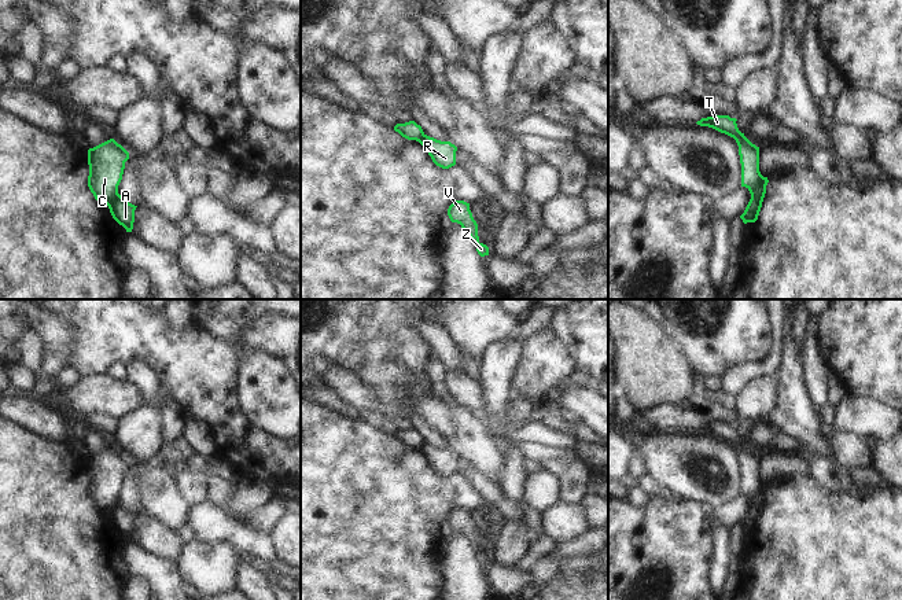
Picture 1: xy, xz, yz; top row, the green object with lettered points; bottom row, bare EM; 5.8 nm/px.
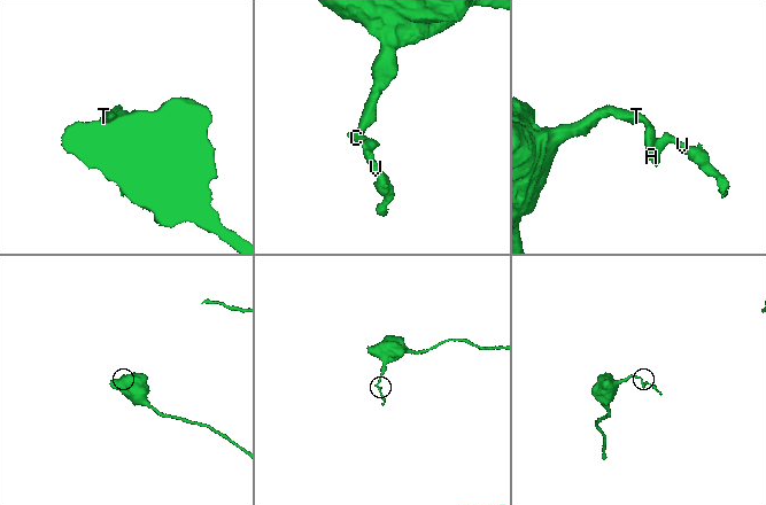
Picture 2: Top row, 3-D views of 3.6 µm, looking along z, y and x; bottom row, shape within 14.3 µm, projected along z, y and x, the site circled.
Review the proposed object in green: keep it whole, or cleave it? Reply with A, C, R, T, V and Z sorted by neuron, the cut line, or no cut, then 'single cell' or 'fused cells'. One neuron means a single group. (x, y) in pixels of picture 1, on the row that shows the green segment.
A R V Z / C T | yz (764, 177), (750, 192) | fused cells

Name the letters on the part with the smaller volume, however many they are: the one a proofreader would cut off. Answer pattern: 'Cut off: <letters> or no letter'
Cut off: A, R, V, Z

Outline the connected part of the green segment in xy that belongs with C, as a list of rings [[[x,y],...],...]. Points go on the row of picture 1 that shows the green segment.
[[[114,139],[88,150],[88,187],[96,200],[107,206],[113,202],[128,159],[129,152]]]

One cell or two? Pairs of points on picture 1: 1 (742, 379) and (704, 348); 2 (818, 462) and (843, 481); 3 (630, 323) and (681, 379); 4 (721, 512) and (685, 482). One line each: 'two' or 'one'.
1: two
2: one
3: one
4: two

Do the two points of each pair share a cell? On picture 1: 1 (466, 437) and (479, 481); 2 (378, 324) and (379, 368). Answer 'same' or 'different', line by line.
1: different
2: different

